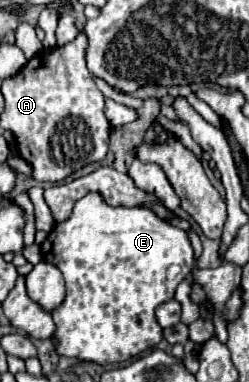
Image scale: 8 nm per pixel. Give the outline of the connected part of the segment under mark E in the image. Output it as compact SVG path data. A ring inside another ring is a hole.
M98 192L80 198L72 216L58 222L40 248L46 262L54 264L66 280L66 298L52 310L52 320L56 324L56 354L100 366L126 362L162 340L162 328L156 322L154 312L160 304L174 298L176 286L196 268L194 250L184 230L160 220L148 208L110 206Z

